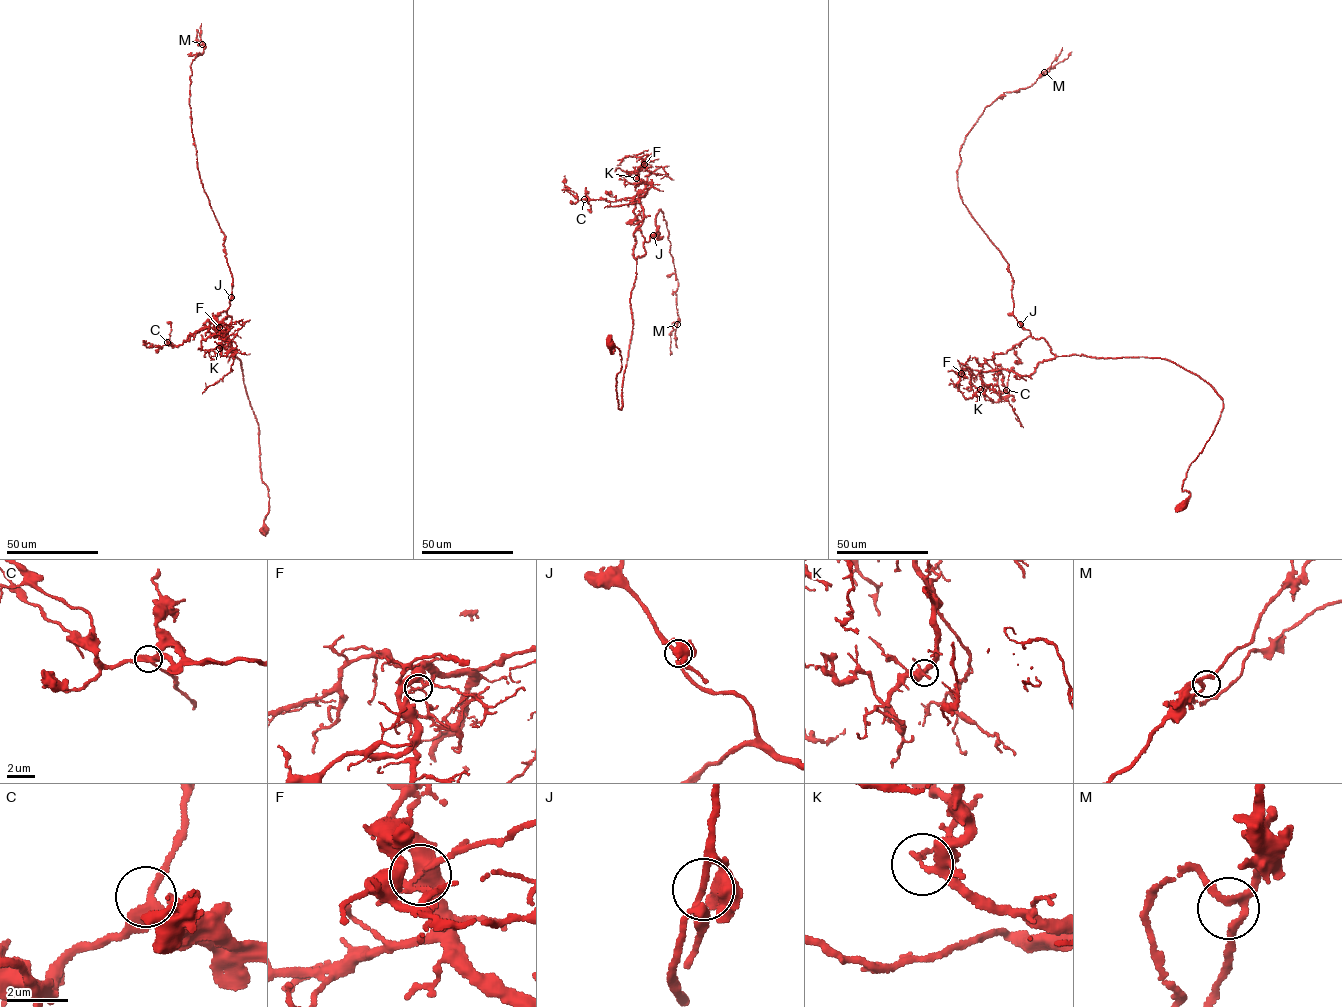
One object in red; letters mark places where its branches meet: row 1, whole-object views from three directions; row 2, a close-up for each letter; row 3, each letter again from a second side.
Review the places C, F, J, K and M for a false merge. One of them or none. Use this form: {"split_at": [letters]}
{"split_at": []}

